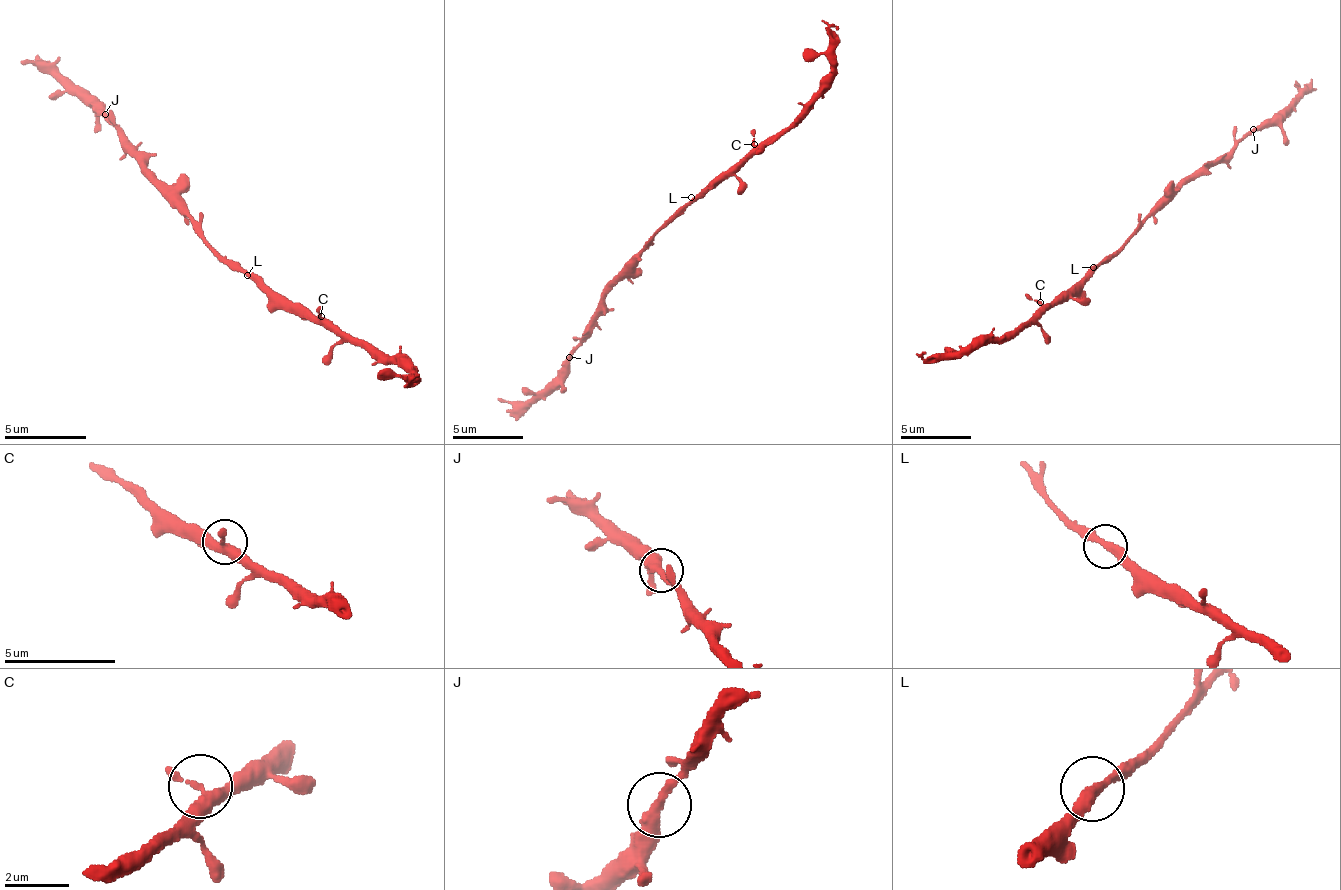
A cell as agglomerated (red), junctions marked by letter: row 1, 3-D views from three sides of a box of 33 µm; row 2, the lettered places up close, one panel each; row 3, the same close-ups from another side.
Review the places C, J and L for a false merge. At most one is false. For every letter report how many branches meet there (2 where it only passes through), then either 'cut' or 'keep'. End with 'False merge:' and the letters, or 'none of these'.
C: branches 2; keep
J: branches 2; keep
L: branches 2; keep
False merge: none of these

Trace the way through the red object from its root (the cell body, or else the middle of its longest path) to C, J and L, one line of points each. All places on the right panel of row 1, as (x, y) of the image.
C: (1117, 249), (1047, 306), (1040, 302)
J: (1117, 249), (1184, 183), (1202, 176), (1254, 130)
L: (1117, 249), (1093, 267)

